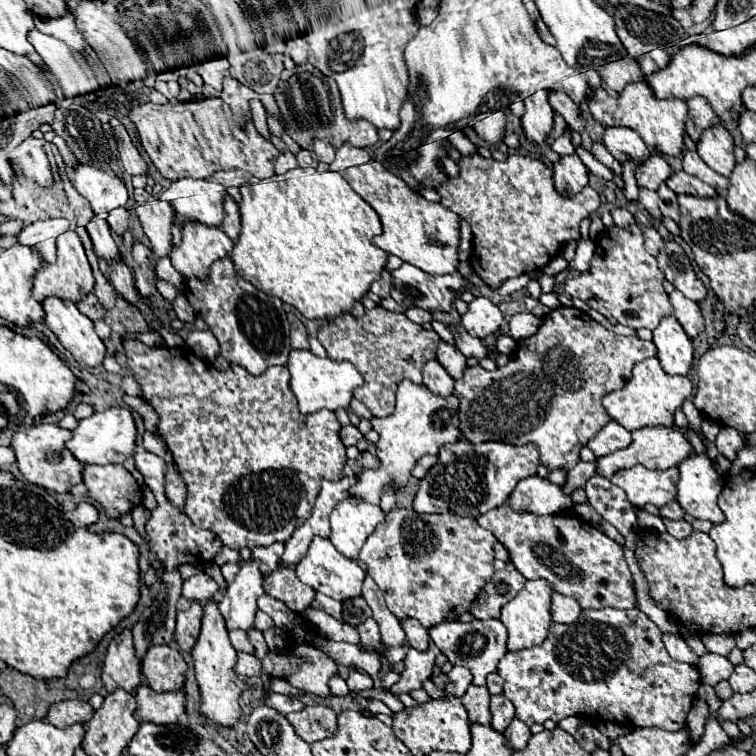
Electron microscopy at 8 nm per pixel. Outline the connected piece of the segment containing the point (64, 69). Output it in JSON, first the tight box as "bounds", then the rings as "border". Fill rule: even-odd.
{"bounds":[28,28,112,98],"border":[[[36,28],[28,34],[28,42],[36,48],[36,52],[42,56],[44,64],[48,66],[48,70],[56,76],[66,98],[84,96],[112,85],[107,72],[96,72],[94,76],[92,68],[88,66],[86,50],[90,48],[89,45],[86,45],[84,58],[82,54],[70,50],[70,46],[64,44],[62,40],[46,36]]]}

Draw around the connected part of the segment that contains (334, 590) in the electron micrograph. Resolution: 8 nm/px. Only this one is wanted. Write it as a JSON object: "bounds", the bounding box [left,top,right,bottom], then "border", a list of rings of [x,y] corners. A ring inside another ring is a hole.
{"bounds":[296,536,366,602],"border":[[[316,536],[312,540],[308,554],[296,564],[296,574],[304,584],[314,588],[316,592],[322,592],[340,602],[348,598],[358,598],[362,594],[362,582],[366,578],[366,572],[362,570],[362,566],[356,560],[350,560],[344,554],[340,554],[334,548],[334,544],[322,536]]]}

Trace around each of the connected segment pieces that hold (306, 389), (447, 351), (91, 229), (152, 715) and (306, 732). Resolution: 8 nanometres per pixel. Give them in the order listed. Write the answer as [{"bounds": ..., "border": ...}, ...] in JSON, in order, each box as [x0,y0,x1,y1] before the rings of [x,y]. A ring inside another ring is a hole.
[{"bounds":[288,350,362,414],"border":[[[292,350],[288,358],[288,370],[290,370],[290,386],[296,394],[298,408],[302,414],[314,414],[322,408],[338,410],[348,408],[350,400],[354,398],[354,390],[362,386],[362,374],[356,370],[352,362],[334,362],[330,358],[318,358],[310,350]]]},{"bounds":[436,342,466,380],"border":[[[440,342],[440,344],[438,344],[436,358],[438,358],[438,362],[448,370],[448,374],[450,374],[454,380],[460,380],[460,378],[462,378],[462,374],[464,374],[464,370],[466,370],[466,356],[464,356],[454,344]]]},{"bounds":[86,218,120,260],"border":[[[92,218],[88,224],[86,224],[86,230],[92,238],[92,244],[94,244],[94,250],[98,256],[102,256],[104,260],[116,260],[120,258],[120,252],[118,252],[118,246],[116,242],[112,240],[112,234],[110,234],[110,226],[106,220],[102,218]]]},{"bounds":[136,684,186,724],"border":[[[142,684],[136,694],[138,702],[138,720],[148,720],[156,724],[174,724],[186,712],[186,690],[156,692],[150,686]]]},{"bounds":[286,706,338,744],"border":[[[306,706],[300,712],[286,714],[296,728],[296,734],[308,744],[324,738],[332,738],[338,732],[338,714],[328,706]]]}]

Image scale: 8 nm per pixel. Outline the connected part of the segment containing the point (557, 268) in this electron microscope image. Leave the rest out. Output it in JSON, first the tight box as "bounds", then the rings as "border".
{"bounds":[542,256,568,276],"border":[[[558,256],[557,258],[554,258],[554,260],[550,260],[550,262],[542,269],[542,271],[546,275],[554,276],[567,267],[568,262],[561,256]]]}

